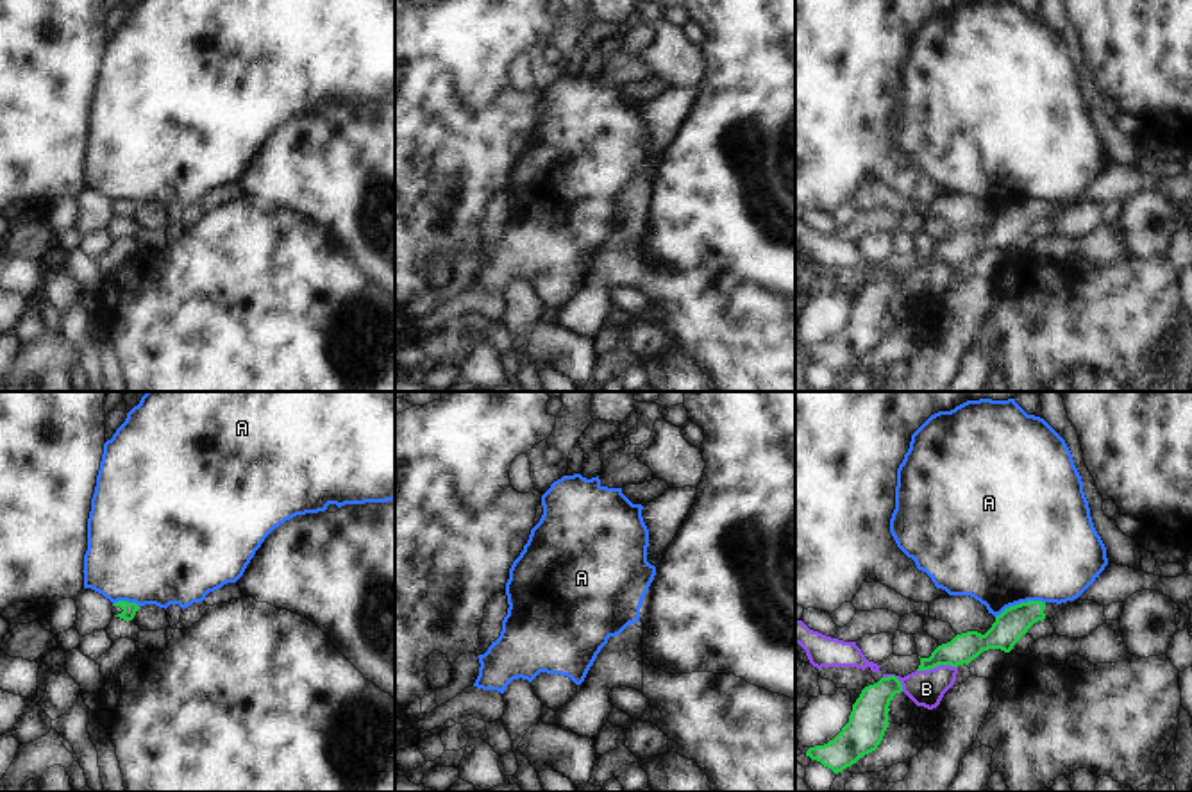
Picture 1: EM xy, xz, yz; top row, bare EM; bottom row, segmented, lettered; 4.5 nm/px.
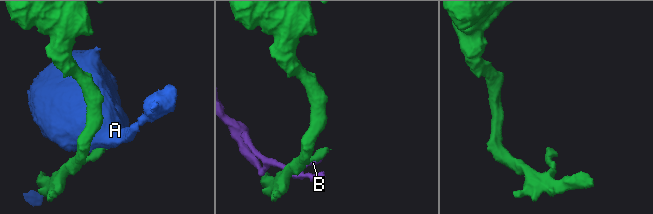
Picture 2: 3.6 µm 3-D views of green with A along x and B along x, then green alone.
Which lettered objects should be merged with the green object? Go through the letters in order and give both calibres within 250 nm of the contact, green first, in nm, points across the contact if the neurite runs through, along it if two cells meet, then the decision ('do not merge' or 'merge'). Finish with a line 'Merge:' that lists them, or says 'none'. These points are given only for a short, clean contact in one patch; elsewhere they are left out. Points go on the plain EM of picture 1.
A: calibres 140 and 500 nm; border yz (1044, 201), (1021, 201), (1007, 206), (996, 217); do not merge
B: calibres 130 and 160 nm; do not merge
Merge: none

